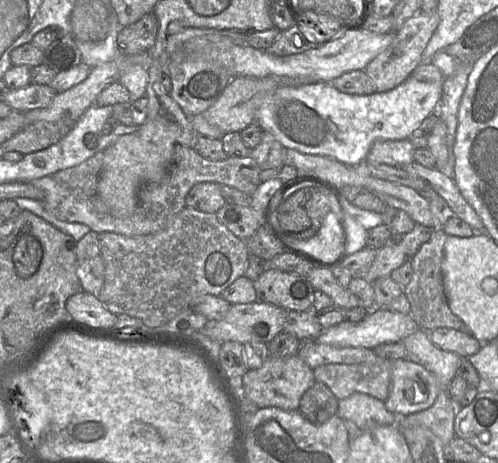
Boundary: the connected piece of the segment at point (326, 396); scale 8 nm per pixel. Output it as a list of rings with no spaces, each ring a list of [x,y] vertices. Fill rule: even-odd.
[[[315,381],[303,394],[298,411],[315,425],[338,414],[338,399],[322,382]]]

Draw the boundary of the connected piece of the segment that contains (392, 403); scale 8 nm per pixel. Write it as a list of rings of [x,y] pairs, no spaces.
[[[408,358],[392,362],[391,389],[384,404],[397,417],[405,417],[431,407],[437,399],[436,377]]]

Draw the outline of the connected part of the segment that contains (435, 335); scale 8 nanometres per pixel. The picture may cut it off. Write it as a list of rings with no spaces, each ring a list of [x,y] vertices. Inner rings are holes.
[[[436,328],[429,332],[431,341],[442,350],[449,351],[468,359],[482,347],[470,332],[462,332],[451,328]]]

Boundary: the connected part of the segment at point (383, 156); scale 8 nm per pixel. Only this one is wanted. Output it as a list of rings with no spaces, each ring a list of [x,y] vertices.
[[[408,139],[378,140],[371,146],[366,160],[371,165],[406,165],[414,162],[415,149]]]

